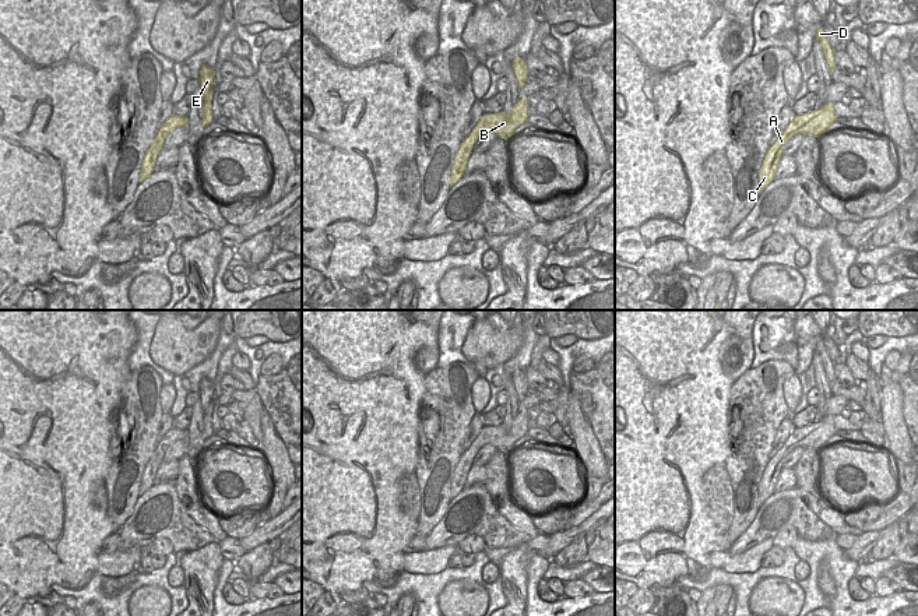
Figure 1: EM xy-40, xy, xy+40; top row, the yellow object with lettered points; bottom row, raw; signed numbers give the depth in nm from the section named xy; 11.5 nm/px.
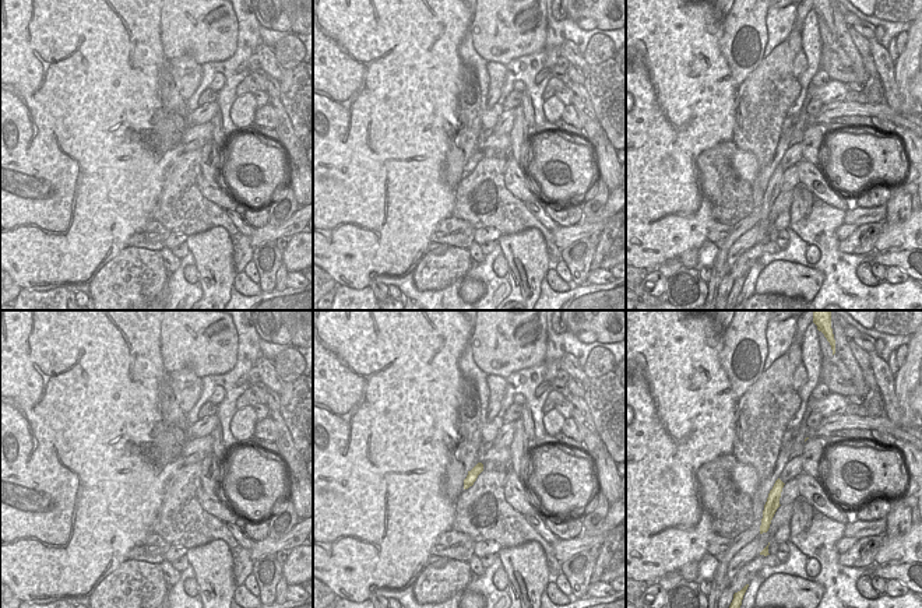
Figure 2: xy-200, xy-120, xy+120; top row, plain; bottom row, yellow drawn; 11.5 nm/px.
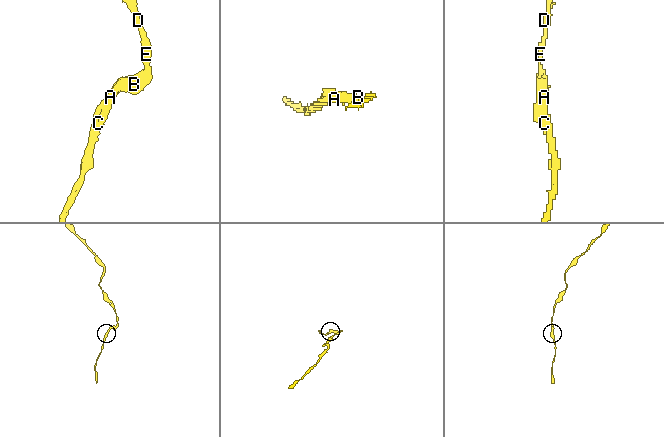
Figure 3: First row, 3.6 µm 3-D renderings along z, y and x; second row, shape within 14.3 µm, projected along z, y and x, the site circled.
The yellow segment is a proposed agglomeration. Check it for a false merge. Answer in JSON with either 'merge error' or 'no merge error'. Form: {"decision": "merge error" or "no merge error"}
{"decision": "merge error"}

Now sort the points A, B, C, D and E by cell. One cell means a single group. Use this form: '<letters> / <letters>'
A B C / D E

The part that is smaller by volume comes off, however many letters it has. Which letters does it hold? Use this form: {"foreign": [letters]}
{"foreign": ["A", "B", "C"]}

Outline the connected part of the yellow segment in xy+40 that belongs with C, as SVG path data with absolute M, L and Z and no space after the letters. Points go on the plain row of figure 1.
M827 415L819 422L810 423L802 427L794 427L784 446L777 454L767 462L762 481L759 483L759 507L775 493L775 485L782 469L784 458L796 447L810 447L820 450L827 444L829 437L833 434L833 429L829 426L831 415Z

